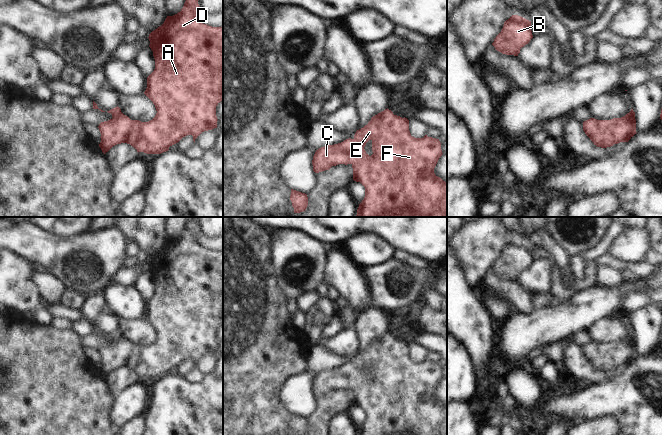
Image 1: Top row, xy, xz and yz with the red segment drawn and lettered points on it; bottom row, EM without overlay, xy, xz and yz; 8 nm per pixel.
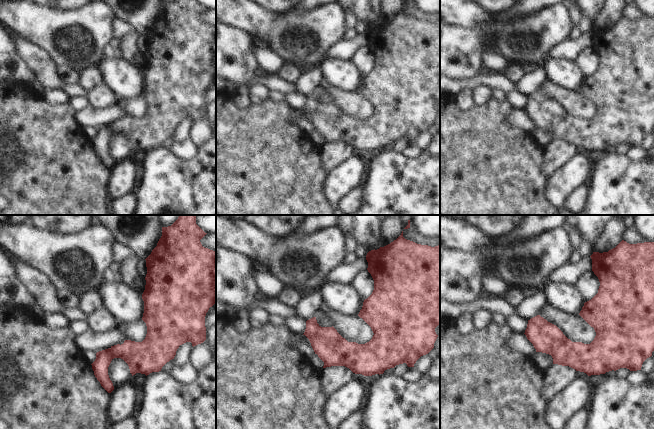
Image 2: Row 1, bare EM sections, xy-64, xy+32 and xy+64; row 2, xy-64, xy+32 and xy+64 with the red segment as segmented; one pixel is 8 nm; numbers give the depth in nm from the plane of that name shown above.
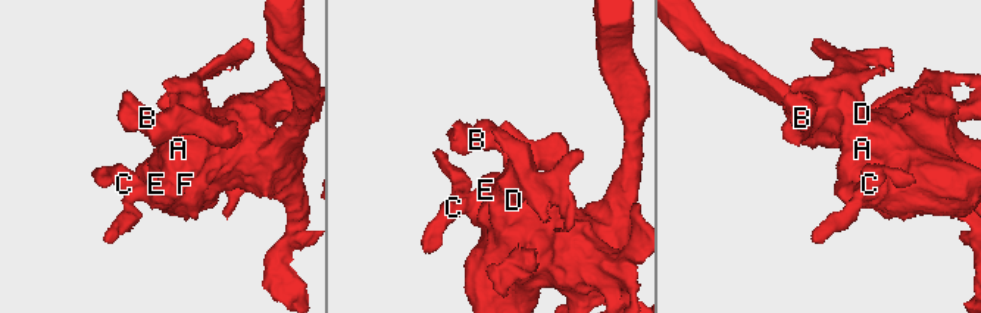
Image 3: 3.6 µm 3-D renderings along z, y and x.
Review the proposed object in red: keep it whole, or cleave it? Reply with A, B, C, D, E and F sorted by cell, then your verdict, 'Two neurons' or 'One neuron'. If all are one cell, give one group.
Groups: A B C D E F. One neuron.

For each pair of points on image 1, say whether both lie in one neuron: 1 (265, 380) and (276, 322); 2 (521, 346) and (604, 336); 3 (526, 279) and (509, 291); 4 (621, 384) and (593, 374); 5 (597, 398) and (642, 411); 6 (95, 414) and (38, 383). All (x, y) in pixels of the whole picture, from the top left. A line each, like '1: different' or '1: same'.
1: same
2: different
3: different
4: different
5: same
6: same

